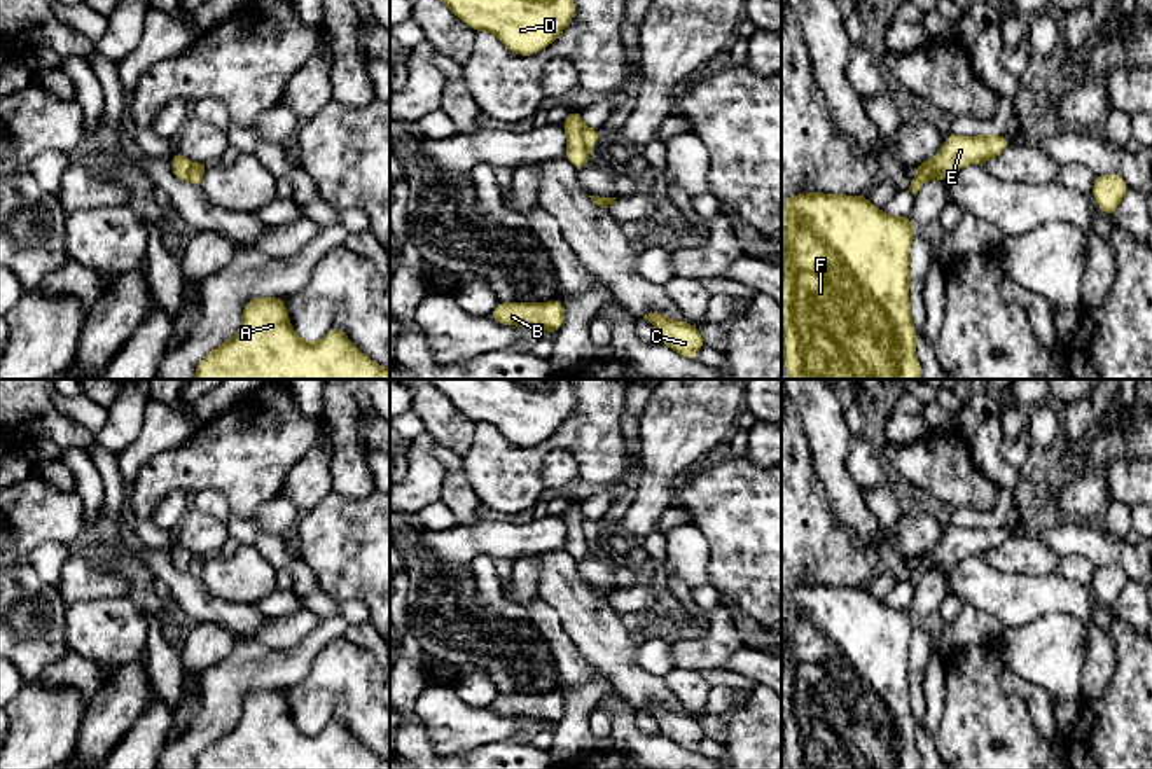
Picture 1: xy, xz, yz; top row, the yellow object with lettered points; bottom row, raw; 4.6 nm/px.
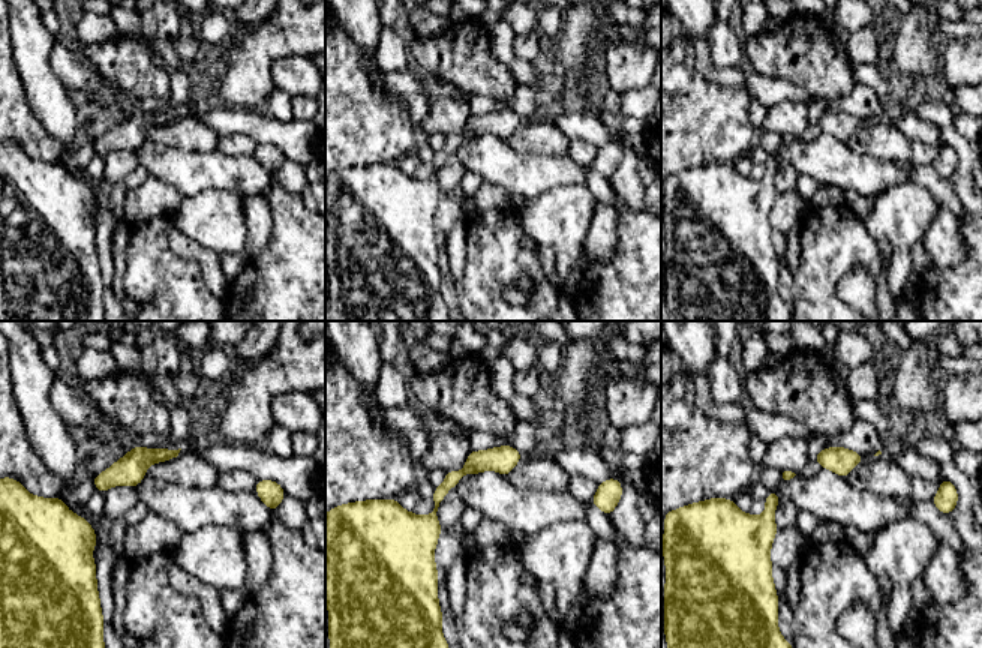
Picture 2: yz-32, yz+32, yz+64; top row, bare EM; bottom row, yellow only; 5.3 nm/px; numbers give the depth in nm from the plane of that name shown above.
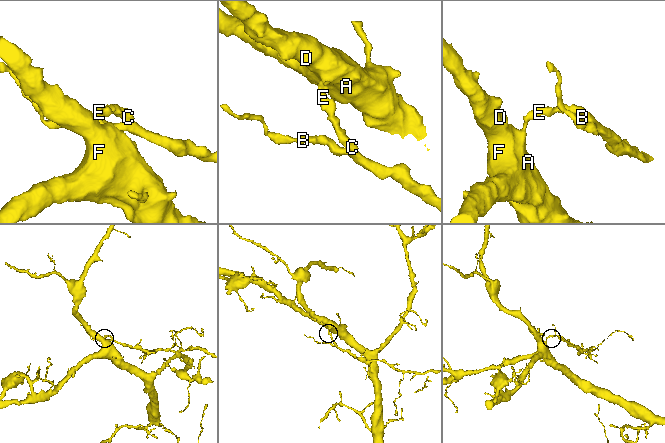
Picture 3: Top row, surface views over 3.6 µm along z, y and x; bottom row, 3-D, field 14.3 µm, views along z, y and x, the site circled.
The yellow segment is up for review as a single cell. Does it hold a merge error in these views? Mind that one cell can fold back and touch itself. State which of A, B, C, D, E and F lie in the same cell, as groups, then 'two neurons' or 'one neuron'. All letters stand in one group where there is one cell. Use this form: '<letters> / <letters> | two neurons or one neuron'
A D F / B C E | two neurons

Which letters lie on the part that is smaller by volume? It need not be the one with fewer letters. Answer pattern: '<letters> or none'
B, C, E

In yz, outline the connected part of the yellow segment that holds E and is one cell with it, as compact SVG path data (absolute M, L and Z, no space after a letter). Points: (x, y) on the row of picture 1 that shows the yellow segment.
M947 135L942 149L930 159L918 163L918 173L930 164L935 180L946 180L967 164L981 164L998 157L1009 140L1005 135L961 136Z

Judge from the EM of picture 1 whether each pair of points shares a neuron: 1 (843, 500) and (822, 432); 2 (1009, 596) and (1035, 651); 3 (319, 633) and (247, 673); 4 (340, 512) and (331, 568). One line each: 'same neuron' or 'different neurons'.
1: same neuron
2: different neurons
3: same neuron
4: same neuron

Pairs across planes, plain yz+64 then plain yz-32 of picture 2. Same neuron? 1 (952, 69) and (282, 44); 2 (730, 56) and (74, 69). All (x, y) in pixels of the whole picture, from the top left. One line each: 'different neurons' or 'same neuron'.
1: different neurons
2: same neuron

